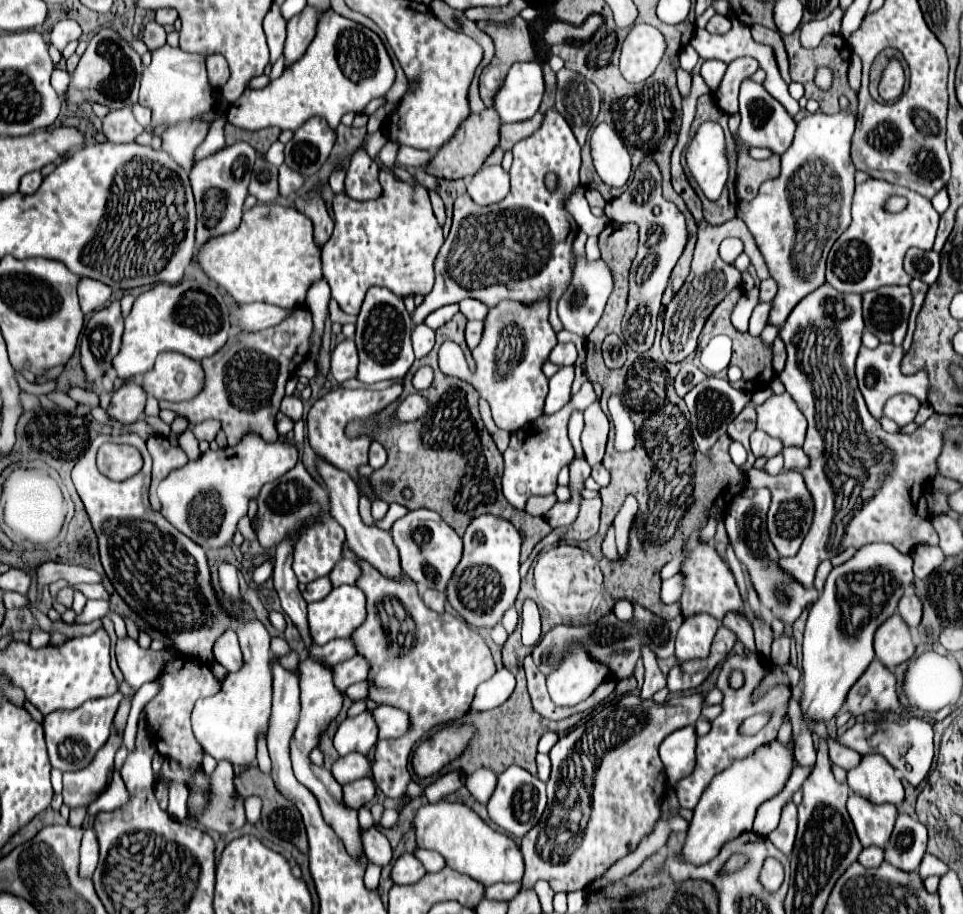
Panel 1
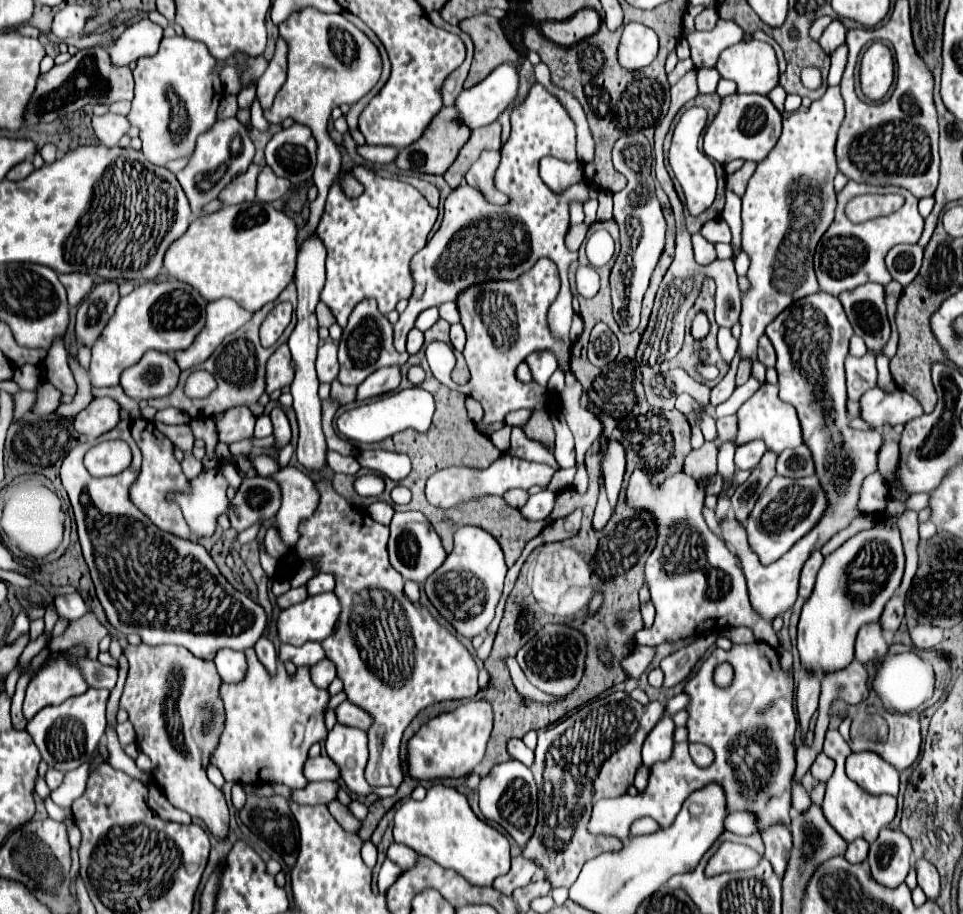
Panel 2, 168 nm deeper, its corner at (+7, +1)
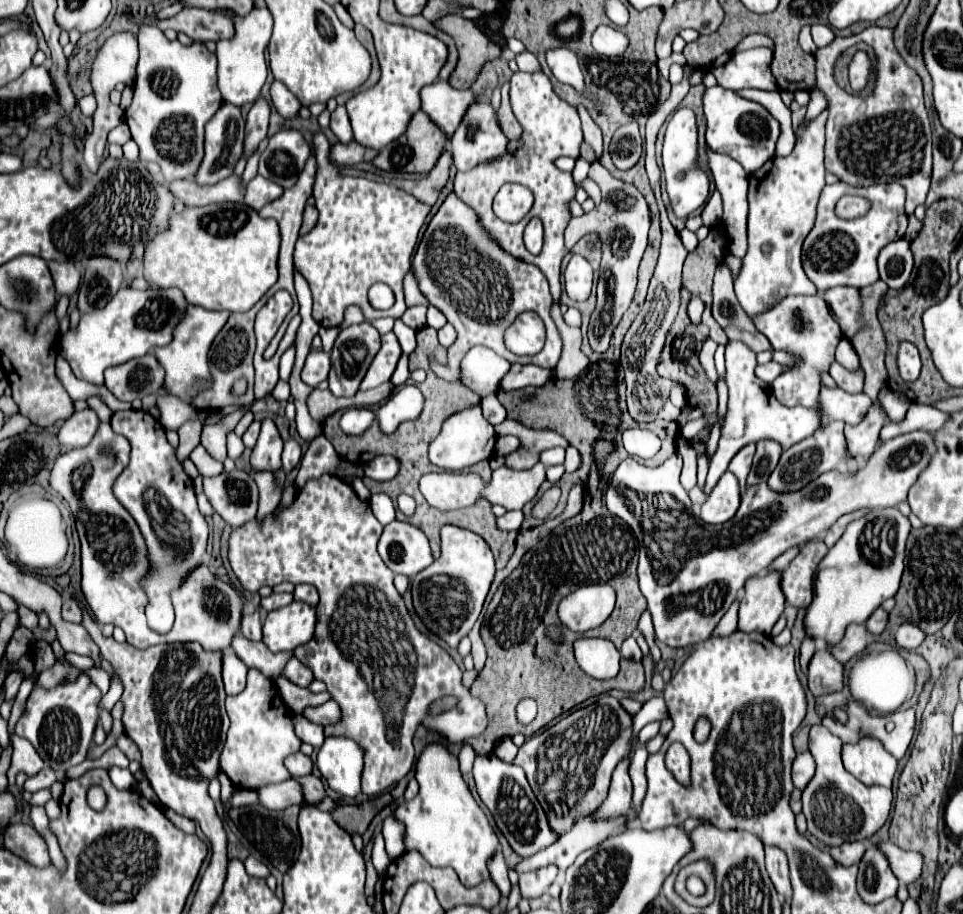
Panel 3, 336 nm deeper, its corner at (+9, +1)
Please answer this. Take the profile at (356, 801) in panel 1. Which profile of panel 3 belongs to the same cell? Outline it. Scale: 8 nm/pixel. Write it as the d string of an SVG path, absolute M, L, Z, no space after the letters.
M287 779L287 781L275 783L275 785L265 785L259 789L259 803L273 811L281 811L291 805L301 805L303 787L299 787L299 781L295 781L295 779Z

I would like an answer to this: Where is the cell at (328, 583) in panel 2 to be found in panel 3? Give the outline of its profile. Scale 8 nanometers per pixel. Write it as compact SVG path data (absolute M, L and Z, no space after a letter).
M297 585L293 591L293 597L297 601L305 601L309 605L317 605L317 601L319 601L319 593L311 585Z

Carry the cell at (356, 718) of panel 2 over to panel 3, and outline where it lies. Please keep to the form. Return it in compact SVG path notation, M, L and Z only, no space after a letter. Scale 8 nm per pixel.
M329 699L325 705L305 709L303 715L305 715L307 719L311 719L313 723L323 725L323 727L327 727L327 725L335 725L335 723L339 723L339 719L341 719L339 705L337 705L333 699Z

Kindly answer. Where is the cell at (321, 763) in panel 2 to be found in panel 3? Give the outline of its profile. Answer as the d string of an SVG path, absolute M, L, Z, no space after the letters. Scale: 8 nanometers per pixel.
M295 753L285 759L285 767L289 769L293 777L303 777L303 775L313 773L313 759L303 753Z

